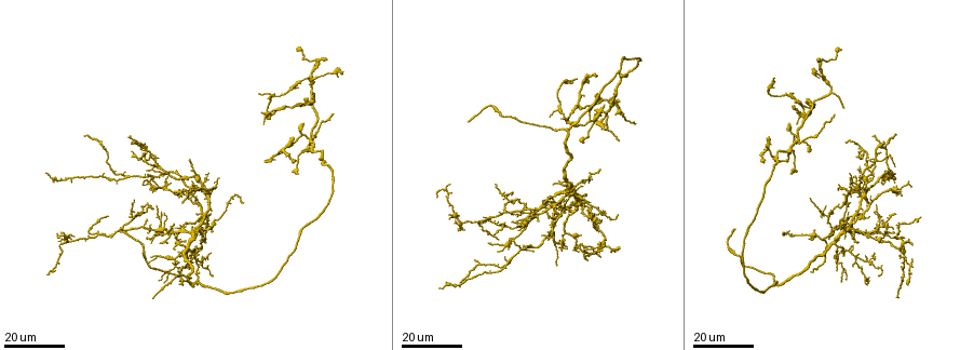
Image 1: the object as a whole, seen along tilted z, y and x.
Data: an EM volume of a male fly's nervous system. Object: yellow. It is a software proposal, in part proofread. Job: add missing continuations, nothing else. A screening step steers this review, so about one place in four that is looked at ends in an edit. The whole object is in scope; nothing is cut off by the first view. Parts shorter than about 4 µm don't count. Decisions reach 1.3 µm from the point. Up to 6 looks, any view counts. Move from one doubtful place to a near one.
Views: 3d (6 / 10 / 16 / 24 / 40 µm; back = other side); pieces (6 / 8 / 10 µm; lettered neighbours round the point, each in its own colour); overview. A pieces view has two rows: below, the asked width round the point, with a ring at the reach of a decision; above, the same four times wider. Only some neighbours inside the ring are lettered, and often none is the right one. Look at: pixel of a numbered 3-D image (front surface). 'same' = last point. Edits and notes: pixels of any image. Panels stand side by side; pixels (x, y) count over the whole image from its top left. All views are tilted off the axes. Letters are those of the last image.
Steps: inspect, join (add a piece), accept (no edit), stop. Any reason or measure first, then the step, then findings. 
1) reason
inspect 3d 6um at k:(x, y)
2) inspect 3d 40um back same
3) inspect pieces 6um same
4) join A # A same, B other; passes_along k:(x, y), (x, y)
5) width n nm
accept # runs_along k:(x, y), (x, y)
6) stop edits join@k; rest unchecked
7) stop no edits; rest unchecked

free end
inspect 3d 24um at 1:(894, 231)

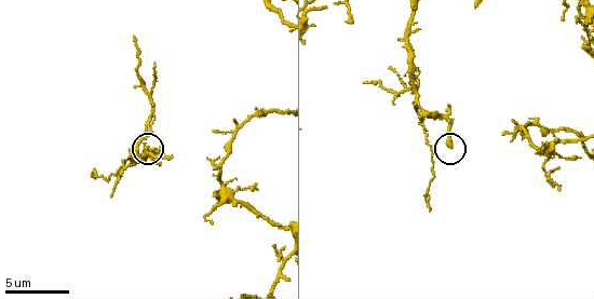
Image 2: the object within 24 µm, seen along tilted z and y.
inspect pieces 10um at 2:(448, 146)

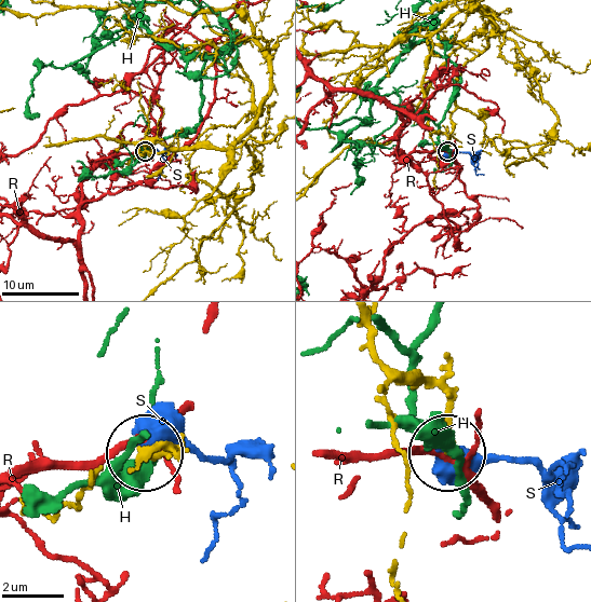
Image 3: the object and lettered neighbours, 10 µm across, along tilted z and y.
accept # H other, R other, S other; runs_along 3:(370, 325), (375, 355), (427, 375), (444, 394), (447, 453); none of them fits

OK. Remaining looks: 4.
branch stops here
inspect 3d 24um at 1:(833, 116)

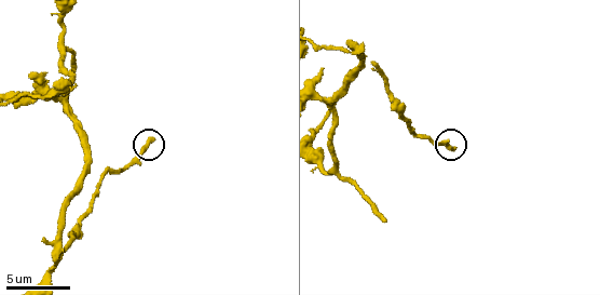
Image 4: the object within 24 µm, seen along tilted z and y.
inspect pieces 10um at 4:(455, 149)

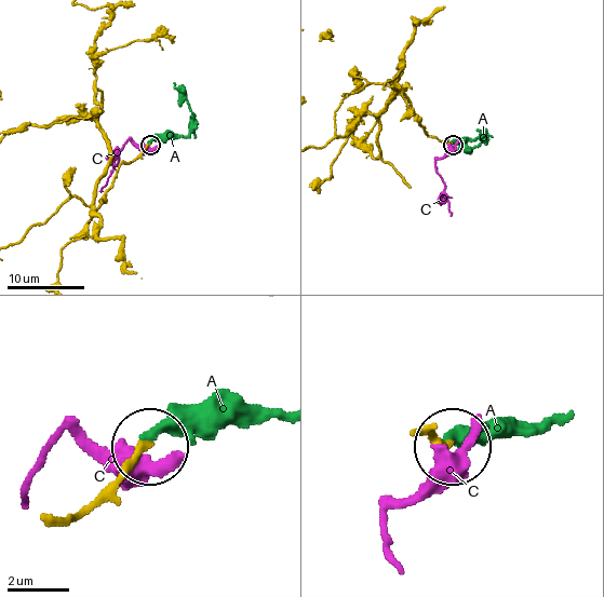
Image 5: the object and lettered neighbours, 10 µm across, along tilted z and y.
width 240 nm
join A # A same, C other; passes_along 5:(416, 433), (491, 439), (549, 425); the neuron continues

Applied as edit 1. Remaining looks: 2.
an open end
inspect pieces 6um at 4:(383, 221)

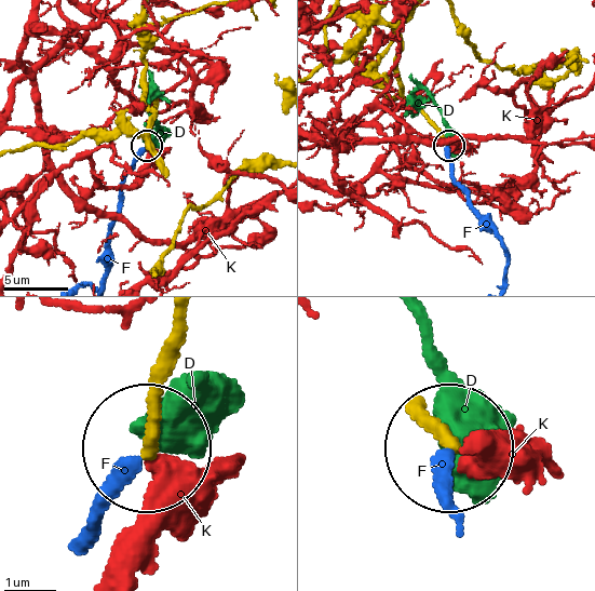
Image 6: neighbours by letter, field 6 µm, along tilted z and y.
accept # D other, F other, K other; runs_along 6:(180, 319), (152, 443); no lettered piece goes on from it

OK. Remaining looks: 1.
stop edits join@5; rest unchecked

